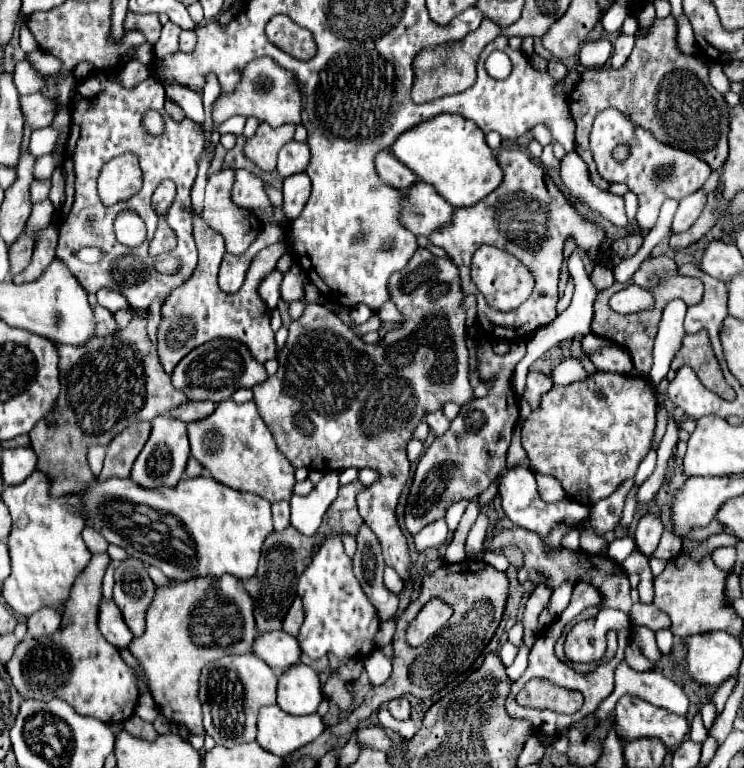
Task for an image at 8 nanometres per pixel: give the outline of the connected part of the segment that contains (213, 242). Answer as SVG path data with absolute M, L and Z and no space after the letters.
M192 213L194 221L194 241L198 247L198 265L188 281L184 281L180 287L172 289L170 297L162 305L162 319L158 325L158 357L164 367L164 371L170 375L174 365L190 353L194 347L208 343L212 339L234 339L246 345L252 353L252 357L258 363L266 363L268 359L276 357L276 343L274 333L270 329L270 309L258 295L258 287L266 275L270 275L276 269L276 261L284 253L280 243L274 243L266 249L262 249L248 269L248 277L236 293L224 293L216 283L216 272L219 271L220 261L224 255L222 249L222 237L212 231L204 219L196 213Z

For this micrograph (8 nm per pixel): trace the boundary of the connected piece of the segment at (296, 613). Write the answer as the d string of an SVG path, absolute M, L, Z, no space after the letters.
M296 597L294 599L294 605L290 605L290 609L288 609L288 613L286 613L284 621L282 621L282 629L288 631L288 633L292 633L292 635L296 635L300 631L302 621L304 621L302 601L300 601L300 597Z

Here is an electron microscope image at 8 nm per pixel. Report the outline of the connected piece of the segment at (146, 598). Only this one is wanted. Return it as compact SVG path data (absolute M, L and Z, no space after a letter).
M126 559L116 567L114 601L134 637L144 633L144 613L154 597L154 583L138 559Z

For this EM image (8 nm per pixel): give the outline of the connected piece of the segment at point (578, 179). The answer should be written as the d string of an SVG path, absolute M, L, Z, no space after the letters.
M576 151L566 153L560 165L562 183L570 189L570 193L592 213L596 213L602 221L610 221L616 227L626 227L626 211L620 195L610 195L598 189L588 175L588 167Z

